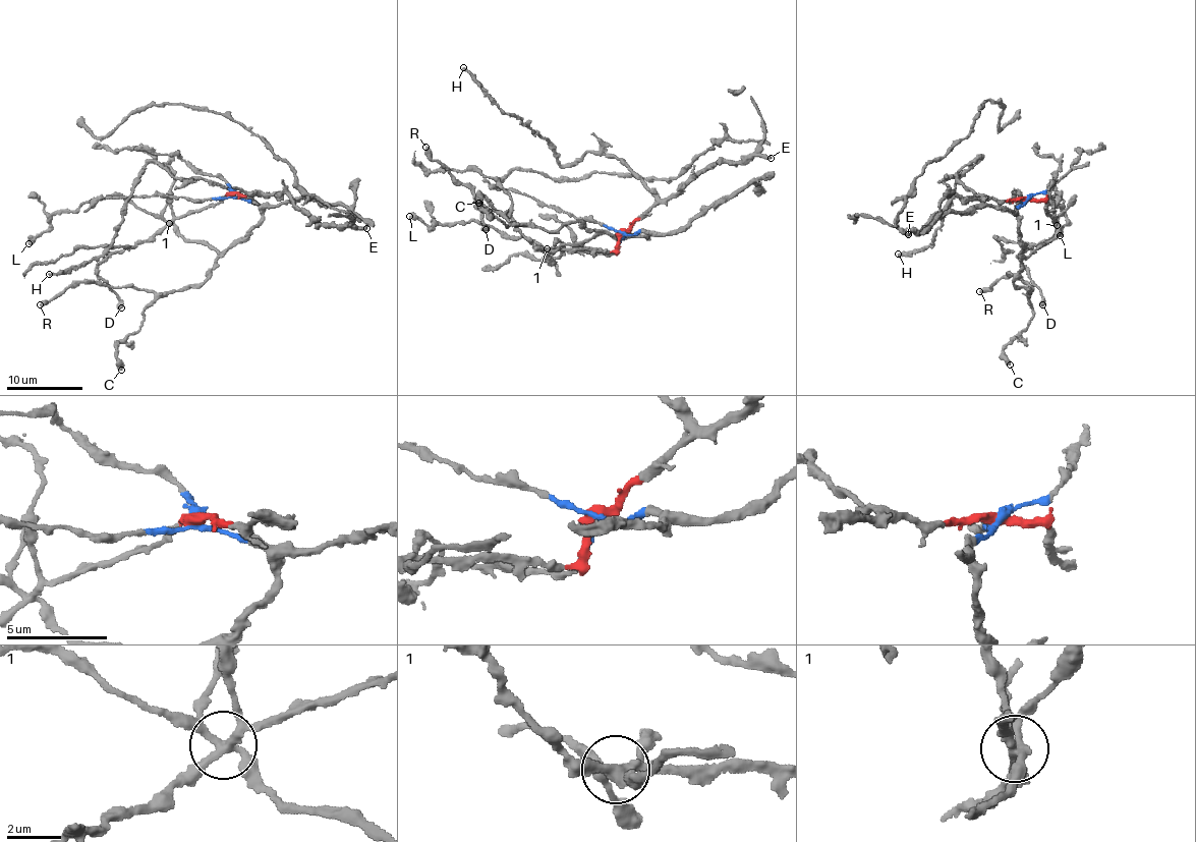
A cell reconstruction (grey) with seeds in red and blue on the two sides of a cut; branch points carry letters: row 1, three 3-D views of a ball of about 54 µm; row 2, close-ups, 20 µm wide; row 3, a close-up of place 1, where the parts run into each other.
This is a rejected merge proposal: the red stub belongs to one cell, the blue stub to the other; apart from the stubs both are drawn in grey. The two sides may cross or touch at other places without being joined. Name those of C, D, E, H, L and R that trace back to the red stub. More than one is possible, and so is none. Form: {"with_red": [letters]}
{"with_red": ["D", "E", "H"]}

